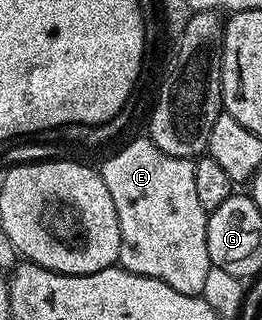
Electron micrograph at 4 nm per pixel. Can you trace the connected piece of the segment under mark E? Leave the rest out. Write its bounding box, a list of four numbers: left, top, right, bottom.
[99,137,213,295]

